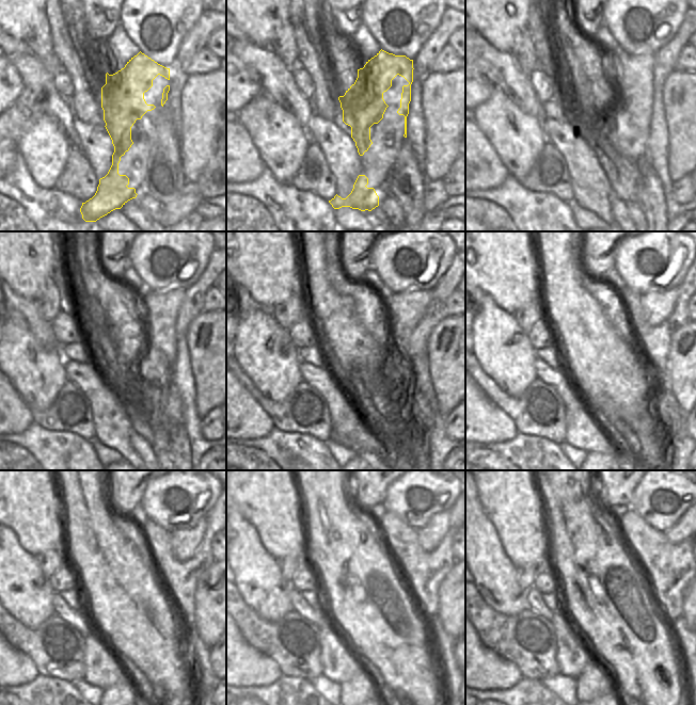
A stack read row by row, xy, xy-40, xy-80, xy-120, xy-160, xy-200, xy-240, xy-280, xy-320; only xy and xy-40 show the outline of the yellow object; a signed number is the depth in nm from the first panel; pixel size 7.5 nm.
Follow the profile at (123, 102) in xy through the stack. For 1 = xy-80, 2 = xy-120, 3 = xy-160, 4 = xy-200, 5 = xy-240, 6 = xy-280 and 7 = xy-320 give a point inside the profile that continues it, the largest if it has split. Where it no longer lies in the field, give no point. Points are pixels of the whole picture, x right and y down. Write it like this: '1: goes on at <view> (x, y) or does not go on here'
1: goes on at xy-80 (623, 67)
2: goes on at xy-120 (167, 303)
3: goes on at xy-160 (411, 305)
4: goes on at xy-200 (658, 306)
5: goes on at xy-240 (185, 542)
6: goes on at xy-280 (429, 537)
7: goes on at xy-320 (682, 530)

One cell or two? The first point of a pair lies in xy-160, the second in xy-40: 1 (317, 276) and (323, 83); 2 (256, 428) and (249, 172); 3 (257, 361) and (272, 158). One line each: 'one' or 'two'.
1: two
2: one
3: one

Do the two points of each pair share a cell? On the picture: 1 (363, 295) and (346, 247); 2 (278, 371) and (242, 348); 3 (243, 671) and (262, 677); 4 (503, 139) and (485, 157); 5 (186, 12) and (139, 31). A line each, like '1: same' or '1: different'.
1: different
2: same
3: same
4: different
5: same

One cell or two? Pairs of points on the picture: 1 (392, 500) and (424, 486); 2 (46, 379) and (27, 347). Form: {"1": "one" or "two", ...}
{"1": "one", "2": "one"}

